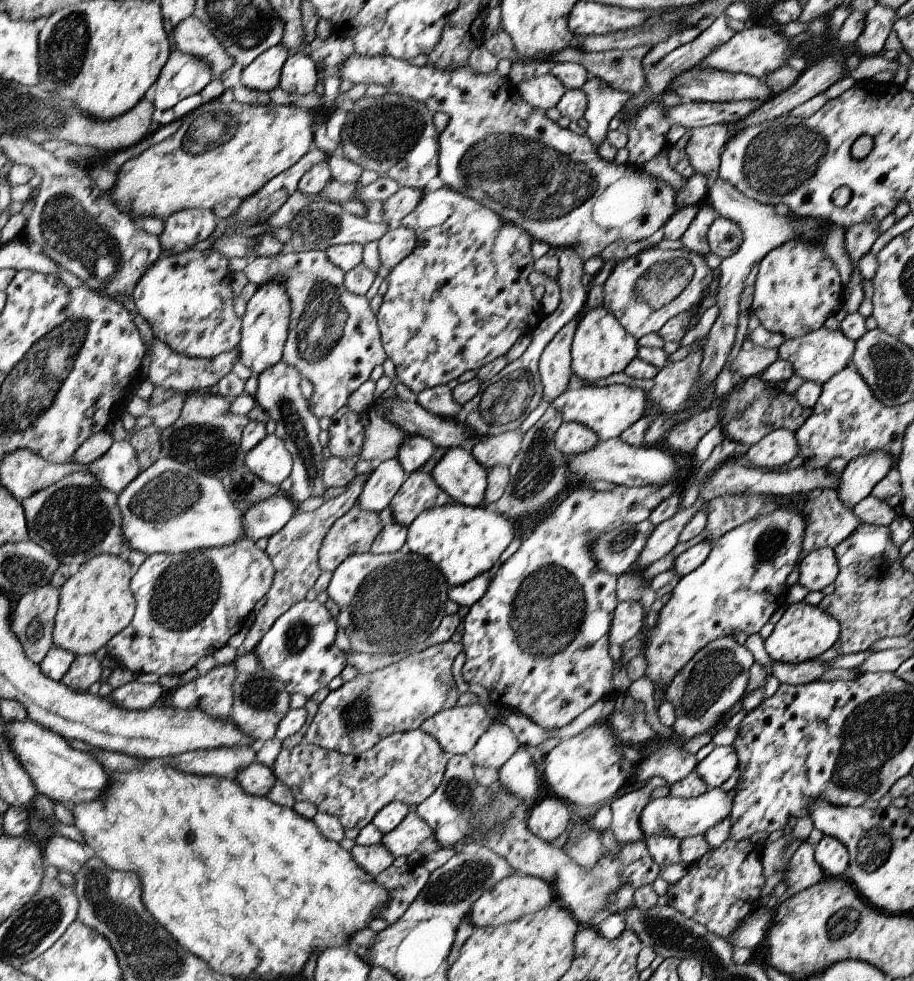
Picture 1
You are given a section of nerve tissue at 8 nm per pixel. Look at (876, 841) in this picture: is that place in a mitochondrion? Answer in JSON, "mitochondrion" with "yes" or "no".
{"mitochondrion":"yes"}

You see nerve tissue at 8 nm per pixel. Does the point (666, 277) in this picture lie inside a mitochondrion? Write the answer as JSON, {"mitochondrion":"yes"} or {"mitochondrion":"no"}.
{"mitochondrion":"yes"}

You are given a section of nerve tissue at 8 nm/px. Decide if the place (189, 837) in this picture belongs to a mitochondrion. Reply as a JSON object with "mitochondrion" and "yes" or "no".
{"mitochondrion":"no"}

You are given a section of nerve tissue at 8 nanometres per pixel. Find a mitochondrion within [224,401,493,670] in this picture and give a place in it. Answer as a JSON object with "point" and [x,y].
{"point":[387,607]}

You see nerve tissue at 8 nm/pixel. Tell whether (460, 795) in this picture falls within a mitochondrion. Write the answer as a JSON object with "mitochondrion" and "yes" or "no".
{"mitochondrion":"yes"}

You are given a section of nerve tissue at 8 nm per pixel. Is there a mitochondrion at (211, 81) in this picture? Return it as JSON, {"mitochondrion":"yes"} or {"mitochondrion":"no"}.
{"mitochondrion":"no"}

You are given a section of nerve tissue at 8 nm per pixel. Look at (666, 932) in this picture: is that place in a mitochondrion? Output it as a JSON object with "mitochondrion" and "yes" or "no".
{"mitochondrion":"yes"}

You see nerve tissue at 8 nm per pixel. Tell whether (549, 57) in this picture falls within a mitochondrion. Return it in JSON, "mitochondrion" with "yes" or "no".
{"mitochondrion":"no"}

